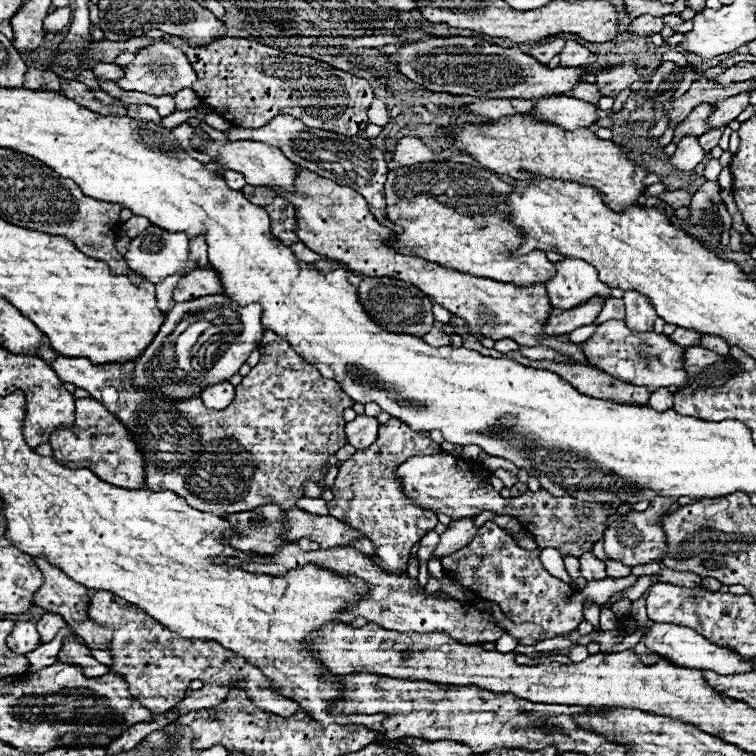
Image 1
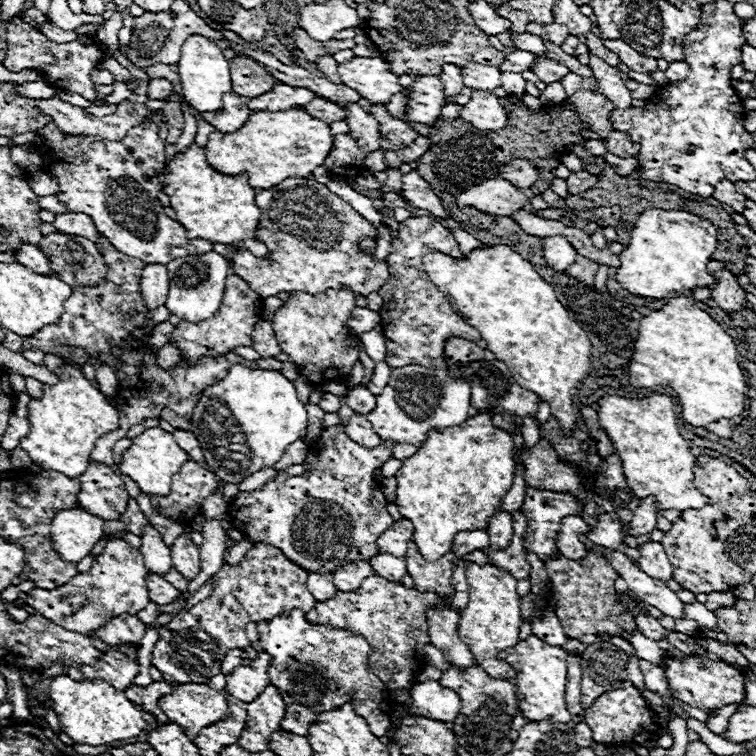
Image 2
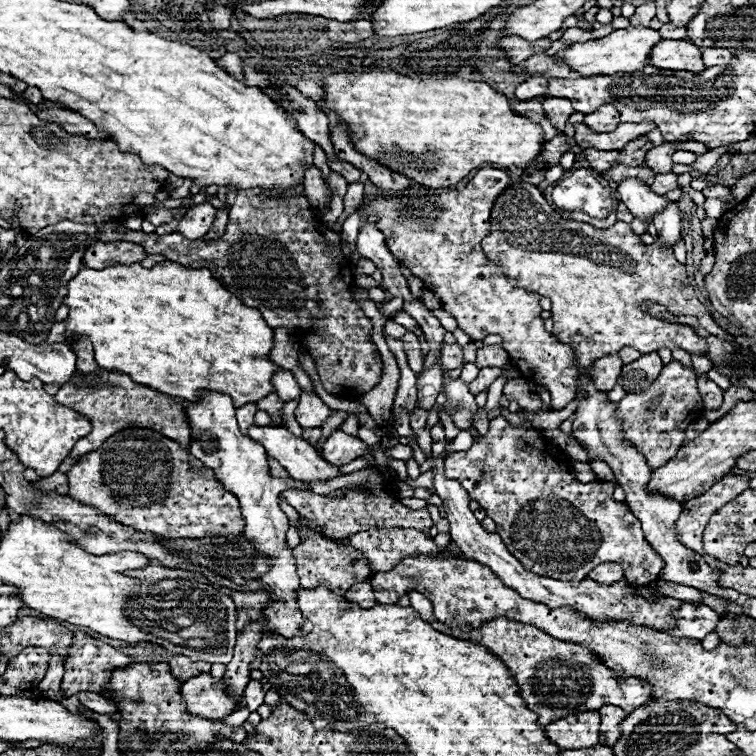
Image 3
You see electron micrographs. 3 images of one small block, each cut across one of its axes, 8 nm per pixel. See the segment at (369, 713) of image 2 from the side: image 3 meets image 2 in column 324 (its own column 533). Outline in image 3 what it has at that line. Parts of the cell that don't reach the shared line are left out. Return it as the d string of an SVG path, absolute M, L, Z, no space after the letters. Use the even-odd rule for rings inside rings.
M410 592L408 596L412 608L416 608L422 620L432 624L436 630L460 640L470 640L474 644L480 644L490 654L498 656L504 662L504 666L514 674L514 680L518 682L520 688L520 696L528 702L528 708L538 714L540 726L548 726L552 720L576 712L600 710L606 704L620 706L626 712L634 712L636 708L640 708L644 702L650 700L652 686L646 680L614 678L614 672L610 668L604 668L604 664L600 664L600 660L596 660L596 656L592 656L592 652L588 652L580 644L556 640L544 634L542 630L538 630L536 626L512 622L508 618L496 618L482 628L472 628L472 626L450 628L434 618L432 604L424 596L420 596L418 592Z

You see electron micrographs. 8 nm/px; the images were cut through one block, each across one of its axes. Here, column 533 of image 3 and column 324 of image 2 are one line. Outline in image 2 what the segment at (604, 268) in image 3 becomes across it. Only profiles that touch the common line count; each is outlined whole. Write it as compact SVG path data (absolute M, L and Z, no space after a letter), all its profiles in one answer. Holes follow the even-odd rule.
M288 178L282 180L282 184L276 184L276 188L258 190L256 192L256 204L262 210L260 216L260 228L256 230L256 238L264 240L268 244L268 256L256 258L246 250L234 250L230 268L236 276L248 282L248 286L258 292L262 298L266 296L278 296L280 292L308 292L308 294L320 294L328 288L340 288L350 286L356 294L372 294L378 292L384 282L388 282L388 264L386 262L374 262L372 256L360 252L358 244L362 236L376 238L376 230L364 216L360 216L346 200L332 194L324 184L316 182L314 178Z

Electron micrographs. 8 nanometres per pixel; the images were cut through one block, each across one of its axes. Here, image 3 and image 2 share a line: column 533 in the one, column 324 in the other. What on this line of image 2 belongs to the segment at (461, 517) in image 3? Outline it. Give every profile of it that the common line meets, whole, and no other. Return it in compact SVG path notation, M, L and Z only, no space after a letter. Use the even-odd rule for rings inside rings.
M310 572L308 574L308 590L312 592L312 596L322 602L322 600L328 600L336 594L336 586L332 582L332 574L316 574L316 572Z

